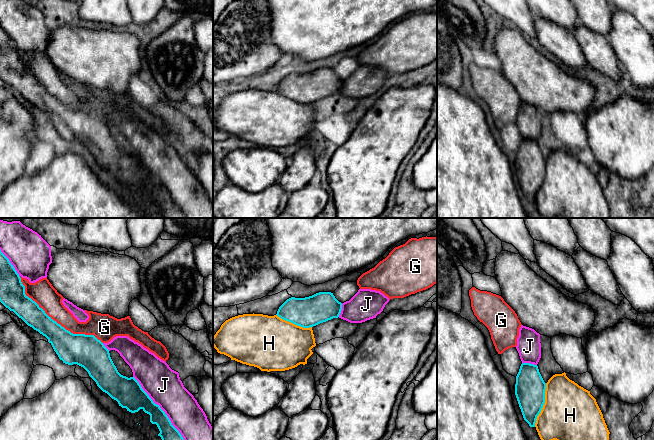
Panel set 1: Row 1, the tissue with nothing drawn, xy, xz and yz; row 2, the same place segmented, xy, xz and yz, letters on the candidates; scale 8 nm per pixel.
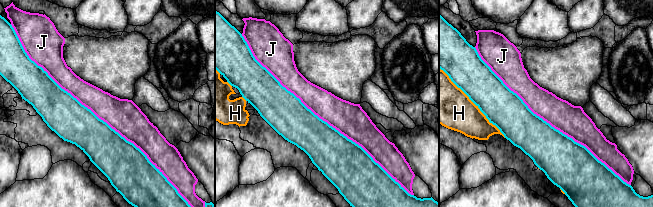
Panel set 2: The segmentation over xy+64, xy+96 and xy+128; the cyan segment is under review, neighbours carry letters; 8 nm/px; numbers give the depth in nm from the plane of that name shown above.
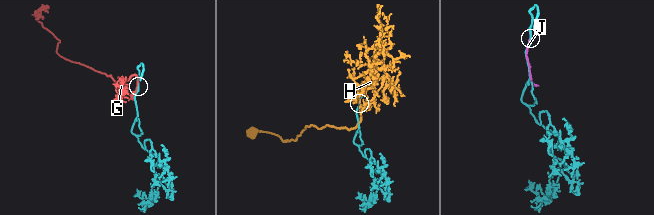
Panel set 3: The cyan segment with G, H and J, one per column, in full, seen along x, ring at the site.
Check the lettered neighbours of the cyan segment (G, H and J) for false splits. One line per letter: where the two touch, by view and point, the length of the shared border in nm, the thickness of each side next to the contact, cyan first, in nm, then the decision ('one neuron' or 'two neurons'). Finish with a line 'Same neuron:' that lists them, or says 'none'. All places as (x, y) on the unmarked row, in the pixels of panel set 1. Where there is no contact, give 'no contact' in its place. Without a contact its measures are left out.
G: contact xy (55, 97); length 850 nm; calibres 240 and 190 nm; two neurons
H: contact yz (543, 180); length 360 nm; calibres 240 and 460 nm; two neurons
J: contact xy (160, 184); length 650 nm; calibres 200 and 280 nm; one neuron
Same neuron: J

